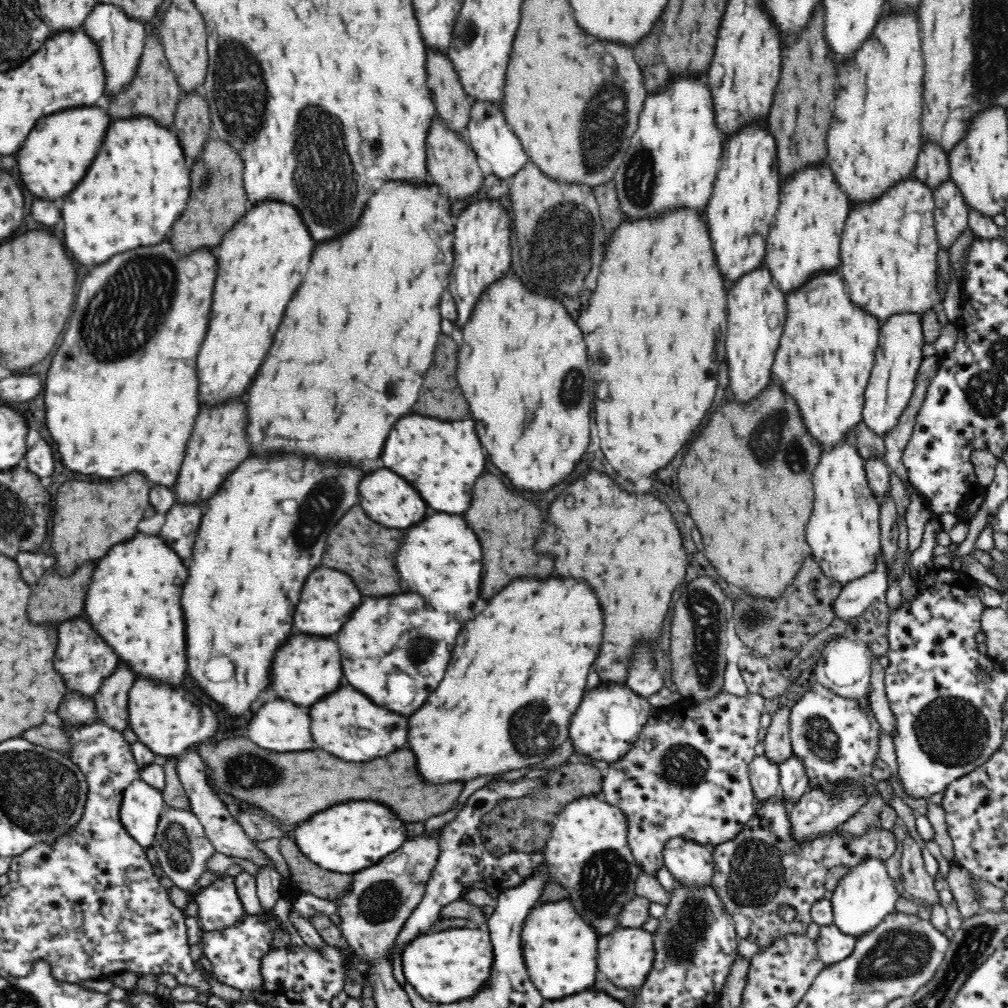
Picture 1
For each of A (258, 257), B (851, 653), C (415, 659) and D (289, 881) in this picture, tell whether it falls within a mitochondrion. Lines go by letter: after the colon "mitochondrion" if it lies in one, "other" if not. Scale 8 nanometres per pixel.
A: other
B: other
C: mitochondrion
D: other

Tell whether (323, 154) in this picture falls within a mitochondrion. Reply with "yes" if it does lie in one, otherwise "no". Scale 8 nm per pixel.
yes

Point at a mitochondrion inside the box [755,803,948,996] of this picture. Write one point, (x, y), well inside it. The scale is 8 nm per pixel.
(898, 953)

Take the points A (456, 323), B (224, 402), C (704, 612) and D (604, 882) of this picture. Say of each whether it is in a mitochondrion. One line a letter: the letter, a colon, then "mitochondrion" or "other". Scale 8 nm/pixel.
A: other
B: other
C: mitochondrion
D: mitochondrion

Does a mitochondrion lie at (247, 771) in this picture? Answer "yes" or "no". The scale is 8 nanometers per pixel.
yes

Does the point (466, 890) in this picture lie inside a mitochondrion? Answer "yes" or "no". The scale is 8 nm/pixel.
no

